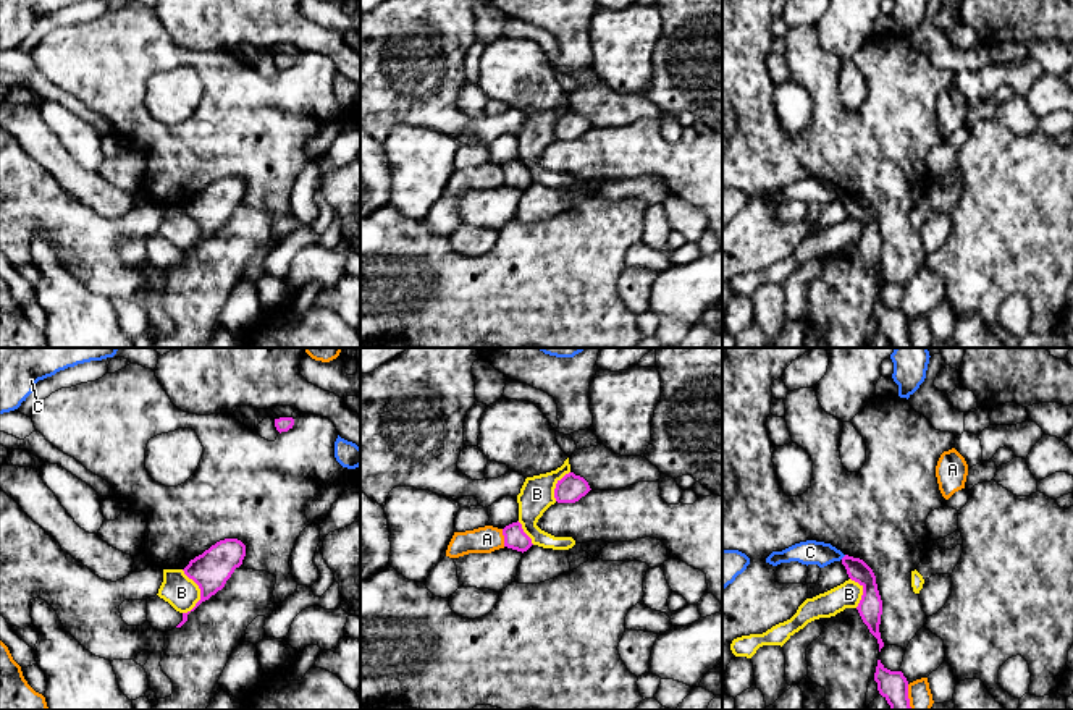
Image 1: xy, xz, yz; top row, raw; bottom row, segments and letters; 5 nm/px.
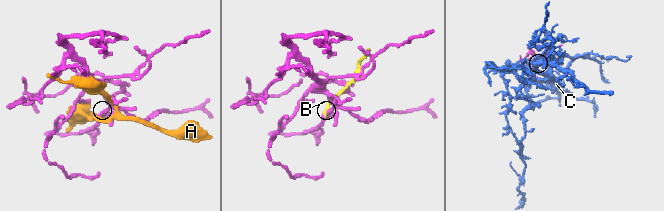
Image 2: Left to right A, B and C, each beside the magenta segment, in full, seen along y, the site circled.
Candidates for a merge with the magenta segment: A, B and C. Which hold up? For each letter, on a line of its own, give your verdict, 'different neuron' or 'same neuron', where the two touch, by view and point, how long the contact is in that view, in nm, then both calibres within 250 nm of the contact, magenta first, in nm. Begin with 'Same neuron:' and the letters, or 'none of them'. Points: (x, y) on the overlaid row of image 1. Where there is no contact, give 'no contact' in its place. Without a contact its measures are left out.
Same neuron: none of them
A: different neuron | xz (504, 537) | 90 nm | 110/130 nm
B: different neuron | xy (201, 592) | 220 nm | 190/160 nm
C: different neuron | yz (844, 557) | 40 nm | 110/120 nm

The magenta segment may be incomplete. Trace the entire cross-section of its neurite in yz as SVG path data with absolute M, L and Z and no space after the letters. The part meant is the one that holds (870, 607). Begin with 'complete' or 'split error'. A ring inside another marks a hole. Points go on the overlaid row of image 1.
complete; M845 555L842 558L842 564L845 566L848 577L863 587L863 595L856 610L869 632L877 639L881 652L884 647L879 632L882 600L877 590L876 576L873 569L860 558Z

